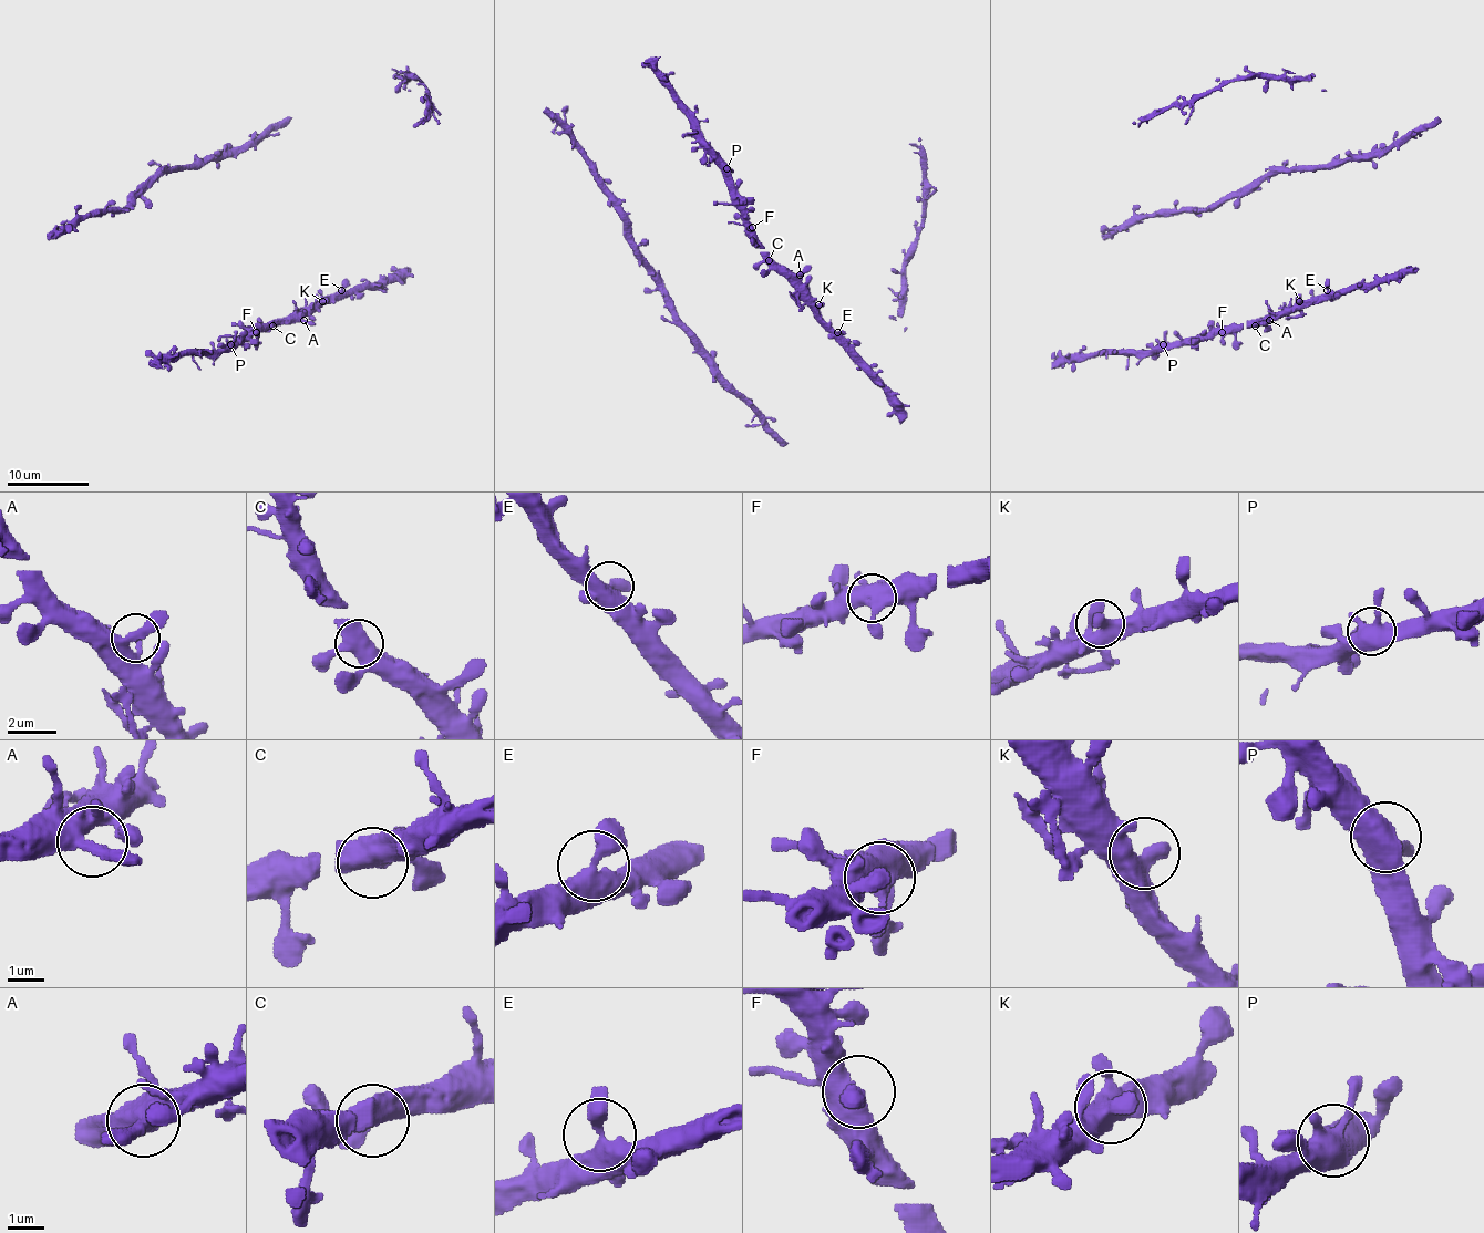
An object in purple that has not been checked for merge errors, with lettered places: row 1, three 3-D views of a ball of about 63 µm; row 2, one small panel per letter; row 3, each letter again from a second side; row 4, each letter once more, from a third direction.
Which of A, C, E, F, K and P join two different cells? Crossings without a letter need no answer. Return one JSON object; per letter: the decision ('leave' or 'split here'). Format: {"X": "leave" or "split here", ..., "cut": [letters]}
{"A": "leave", "C": "leave", "E": "leave", "F": "leave", "K": "leave", "P": "leave", "cut": []}

